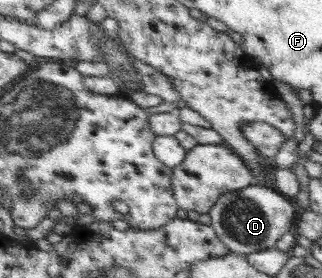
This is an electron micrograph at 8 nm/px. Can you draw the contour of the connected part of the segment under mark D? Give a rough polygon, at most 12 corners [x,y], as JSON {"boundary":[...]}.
{"boundary":[[273,187],[229,192],[211,226],[238,255],[276,248],[296,207]]}

